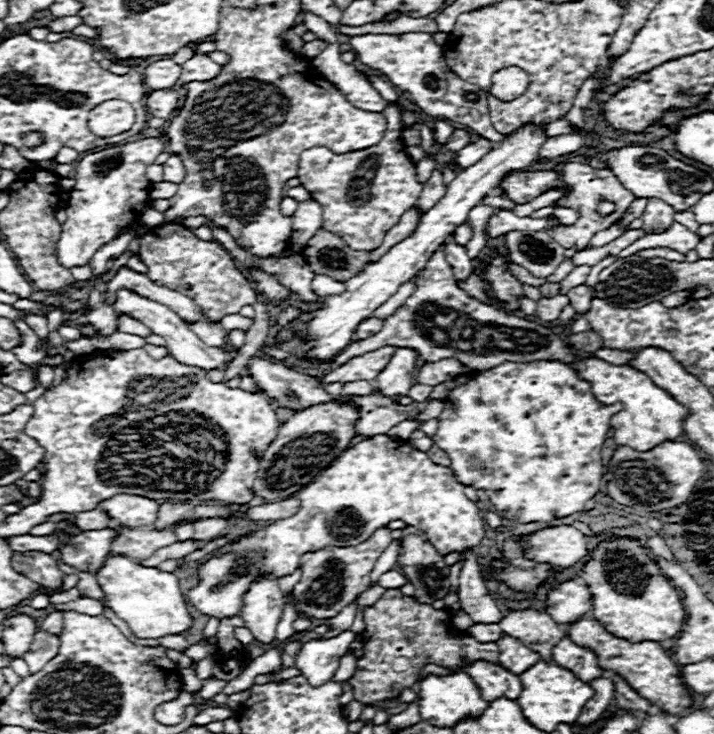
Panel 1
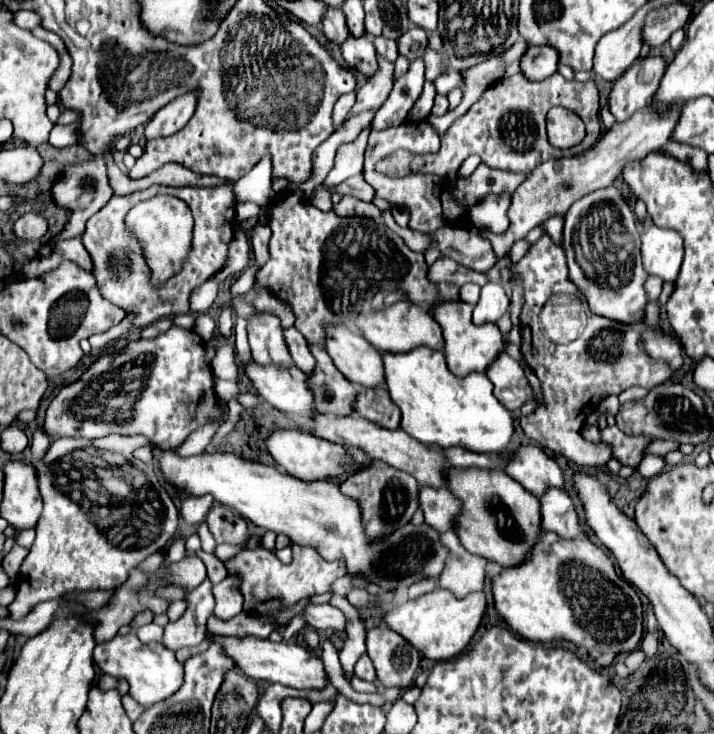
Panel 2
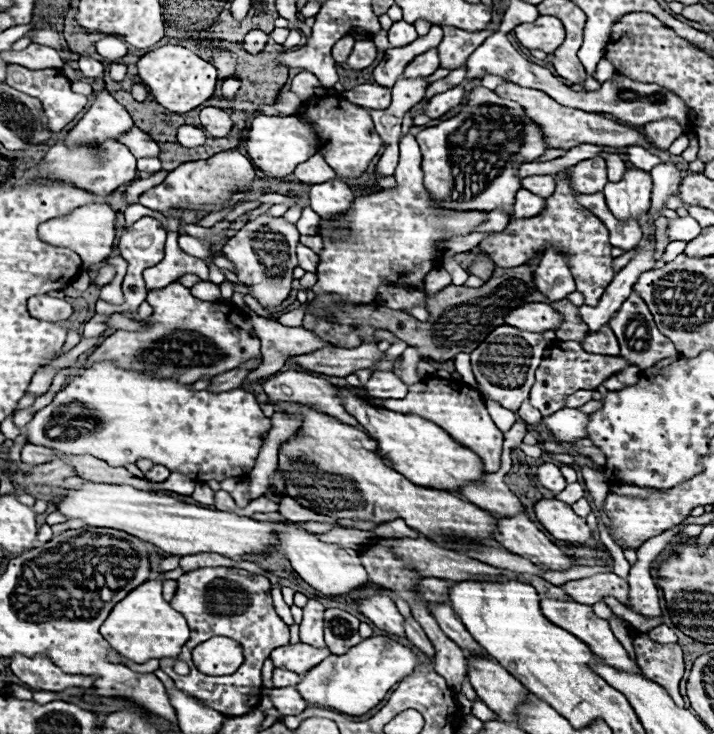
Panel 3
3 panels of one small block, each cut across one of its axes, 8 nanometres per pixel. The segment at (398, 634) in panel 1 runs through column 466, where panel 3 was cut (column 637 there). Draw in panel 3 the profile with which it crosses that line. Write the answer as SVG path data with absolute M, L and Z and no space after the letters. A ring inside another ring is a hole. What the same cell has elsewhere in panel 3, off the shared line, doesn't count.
M638 634L632 640L636 662L644 674L644 678L660 684L676 702L676 706L684 708L682 696L678 692L680 680L684 676L684 660L678 644L658 644L650 640L646 634Z

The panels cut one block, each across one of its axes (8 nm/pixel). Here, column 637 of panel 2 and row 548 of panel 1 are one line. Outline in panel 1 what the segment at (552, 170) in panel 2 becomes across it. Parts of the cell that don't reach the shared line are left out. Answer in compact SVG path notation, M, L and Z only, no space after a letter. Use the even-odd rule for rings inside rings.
M124 528L120 538L112 542L114 554L126 554L134 560L144 560L162 546L176 542L172 530L152 530L152 528Z

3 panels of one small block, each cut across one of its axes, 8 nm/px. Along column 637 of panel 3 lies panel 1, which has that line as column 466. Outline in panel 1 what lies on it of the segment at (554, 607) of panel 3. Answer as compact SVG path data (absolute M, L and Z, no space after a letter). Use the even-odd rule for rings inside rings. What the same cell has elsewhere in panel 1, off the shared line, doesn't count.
M478 660L478 662L466 664L464 672L474 678L476 686L482 690L482 698L486 698L488 702L500 696L508 696L516 700L522 692L520 678L510 670L502 668L500 664Z

